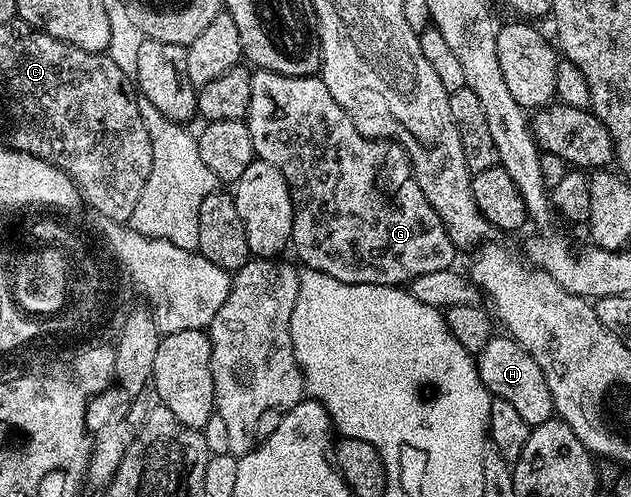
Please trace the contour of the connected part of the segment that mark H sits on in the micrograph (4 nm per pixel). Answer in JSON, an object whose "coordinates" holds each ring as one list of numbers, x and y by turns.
{"coordinates":[[495,335,483,347,481,353,476,354,477,374,485,389,496,400,511,403,519,415,531,427,548,421,554,416,551,391,547,387,547,379,543,379,543,371,539,371,539,363,535,363,533,356,512,337,508,335]]}

